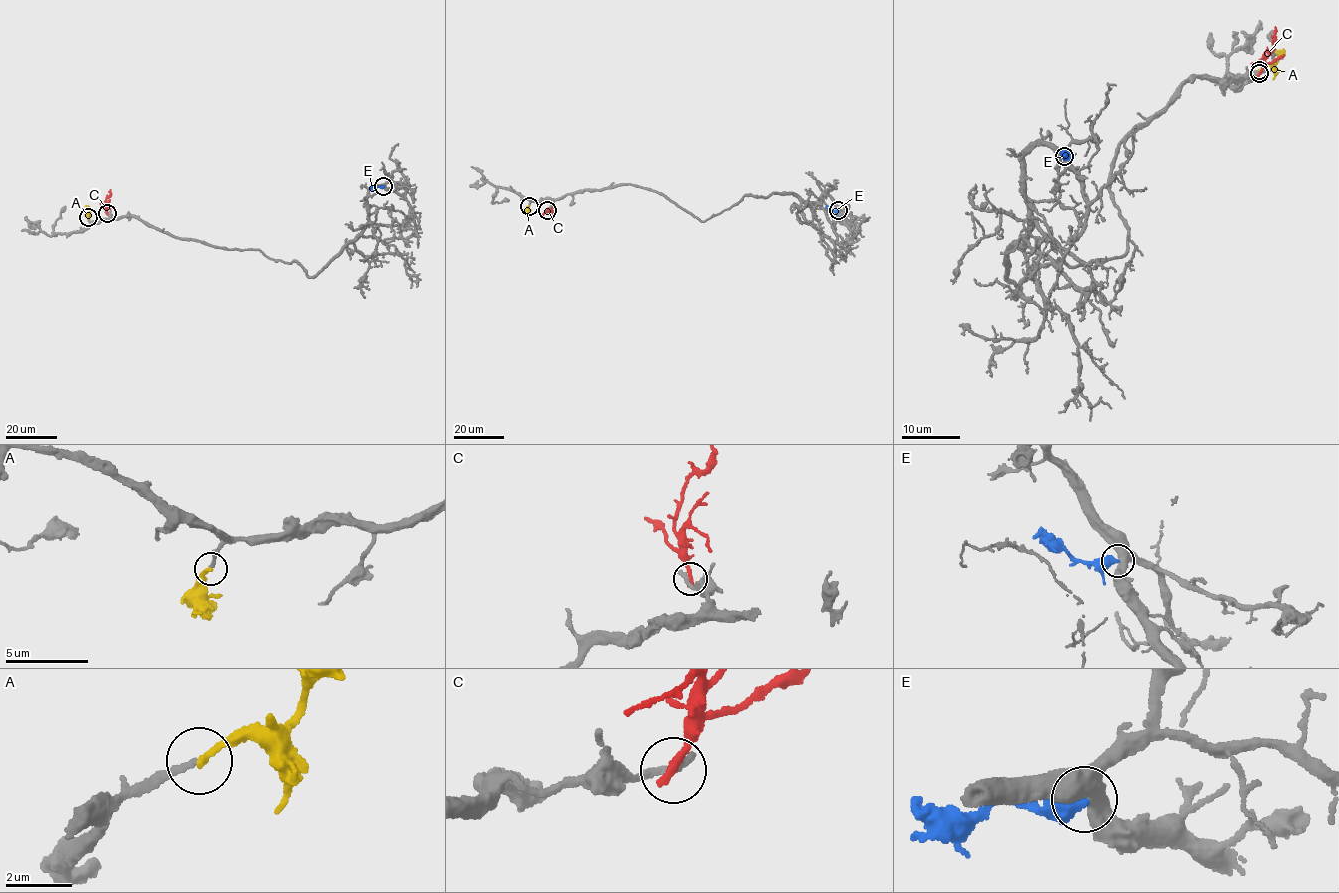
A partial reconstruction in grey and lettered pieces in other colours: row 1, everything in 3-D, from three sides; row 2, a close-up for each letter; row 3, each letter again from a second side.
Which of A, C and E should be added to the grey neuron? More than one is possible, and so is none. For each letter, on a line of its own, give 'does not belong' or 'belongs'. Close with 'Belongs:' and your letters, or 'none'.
A: belongs
C: does not belong
E: does not belong
Belongs: A

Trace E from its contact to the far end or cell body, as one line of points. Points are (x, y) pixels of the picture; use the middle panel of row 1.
E: (839, 210), (826, 206)

